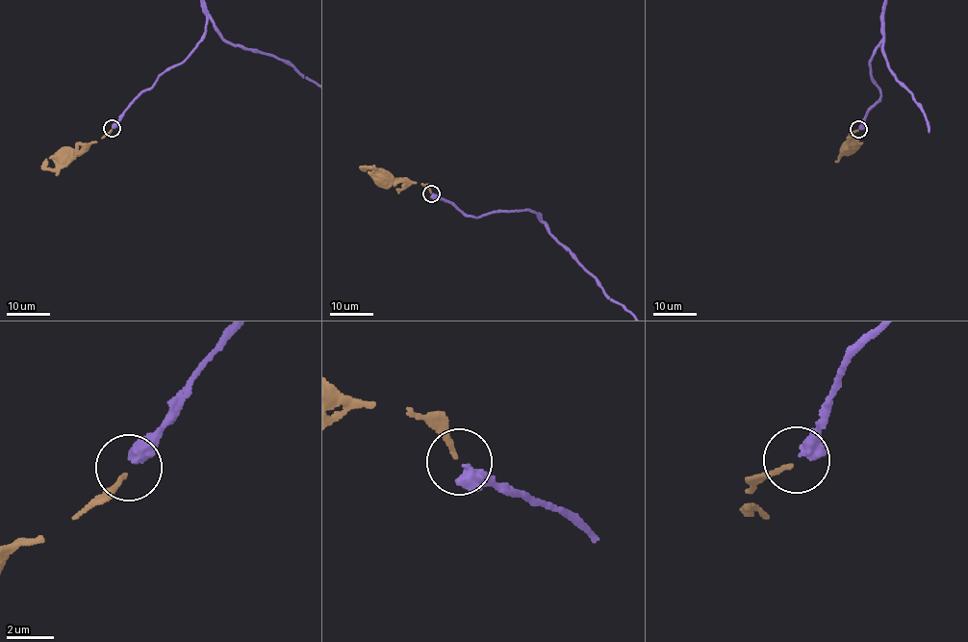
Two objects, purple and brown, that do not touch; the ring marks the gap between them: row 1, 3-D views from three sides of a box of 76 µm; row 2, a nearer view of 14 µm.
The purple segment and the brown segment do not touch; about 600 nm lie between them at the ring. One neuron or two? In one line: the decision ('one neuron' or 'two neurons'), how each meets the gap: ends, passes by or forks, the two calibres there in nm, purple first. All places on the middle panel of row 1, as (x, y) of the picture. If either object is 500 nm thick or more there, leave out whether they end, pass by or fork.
one neuron | purple ends | brown ends | 460/200 nm

